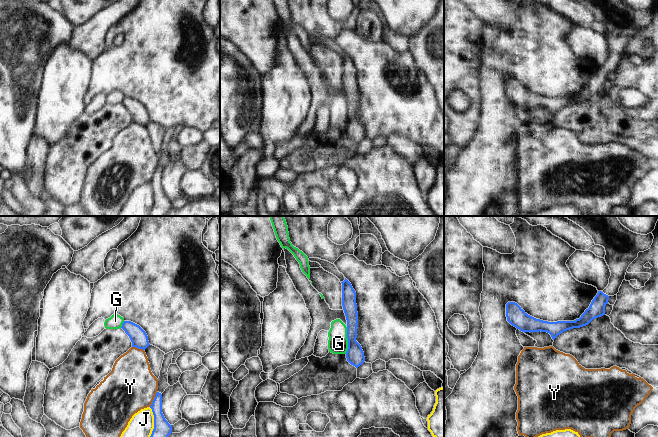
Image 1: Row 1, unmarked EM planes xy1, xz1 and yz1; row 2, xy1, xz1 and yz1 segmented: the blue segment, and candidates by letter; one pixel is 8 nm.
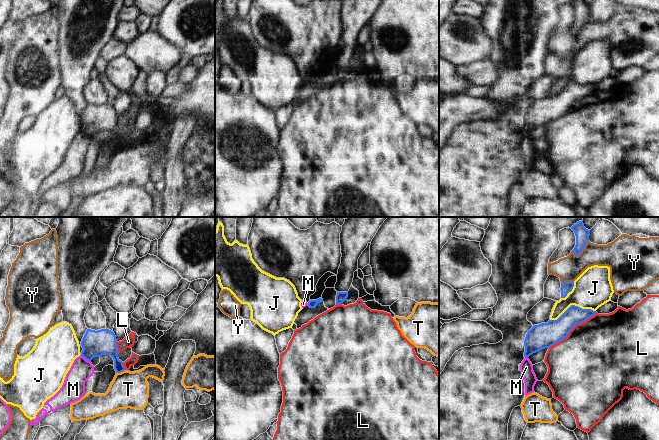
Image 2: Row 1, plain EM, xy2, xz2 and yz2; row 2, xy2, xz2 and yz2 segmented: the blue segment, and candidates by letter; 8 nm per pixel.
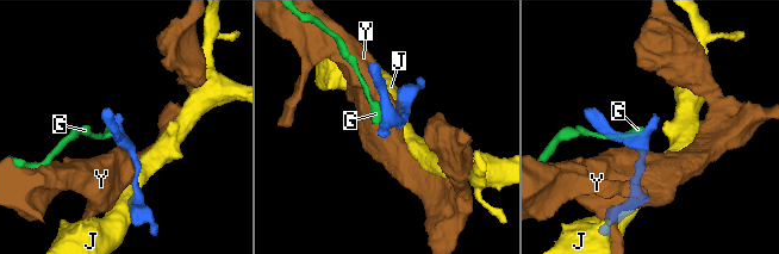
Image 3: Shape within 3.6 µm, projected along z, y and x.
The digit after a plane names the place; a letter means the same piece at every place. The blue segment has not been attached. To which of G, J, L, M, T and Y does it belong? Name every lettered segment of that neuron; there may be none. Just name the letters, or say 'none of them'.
none of them

